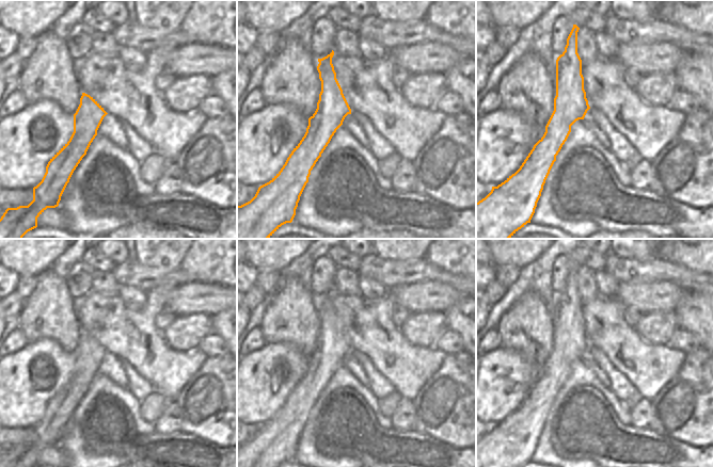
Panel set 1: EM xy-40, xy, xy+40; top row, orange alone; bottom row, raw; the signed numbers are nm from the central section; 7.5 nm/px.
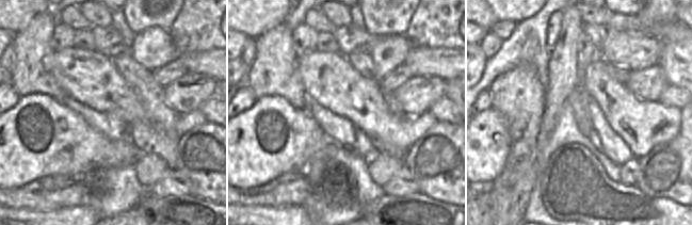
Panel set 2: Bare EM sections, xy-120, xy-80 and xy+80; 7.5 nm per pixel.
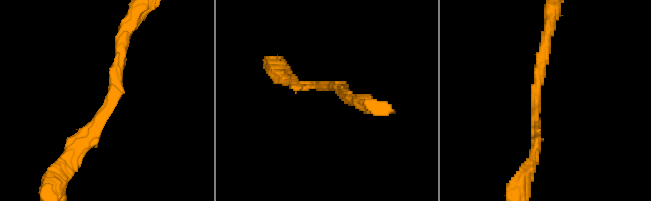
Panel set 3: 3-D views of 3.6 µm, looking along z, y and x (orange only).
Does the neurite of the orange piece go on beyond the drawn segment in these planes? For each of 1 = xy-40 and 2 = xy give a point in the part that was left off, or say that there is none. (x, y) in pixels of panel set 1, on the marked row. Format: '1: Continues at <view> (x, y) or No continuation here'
1: No continuation here
2: No continuation here.

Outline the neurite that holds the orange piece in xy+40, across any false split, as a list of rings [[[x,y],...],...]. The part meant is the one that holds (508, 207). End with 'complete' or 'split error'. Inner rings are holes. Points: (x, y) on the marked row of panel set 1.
[[[573,25],[565,51],[556,60],[554,111],[545,126],[543,136],[534,145],[514,174],[497,187],[492,187],[491,192],[476,203],[476,239],[510,239],[519,229],[530,223],[545,180],[556,161],[556,156],[571,132],[571,126],[576,120],[584,119],[590,109],[584,90],[582,60],[577,53],[579,30],[580,28]]]; complete

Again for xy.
[[[334,51],[318,59],[317,70],[321,81],[321,92],[315,113],[308,118],[306,132],[294,148],[281,171],[267,183],[260,186],[255,196],[248,203],[237,206],[237,239],[269,239],[282,225],[291,223],[300,196],[308,182],[311,171],[330,143],[336,130],[343,125],[351,109],[336,79],[332,64]]]; complete

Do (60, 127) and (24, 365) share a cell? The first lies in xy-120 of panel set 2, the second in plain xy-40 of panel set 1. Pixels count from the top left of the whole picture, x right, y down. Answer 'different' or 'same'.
same

